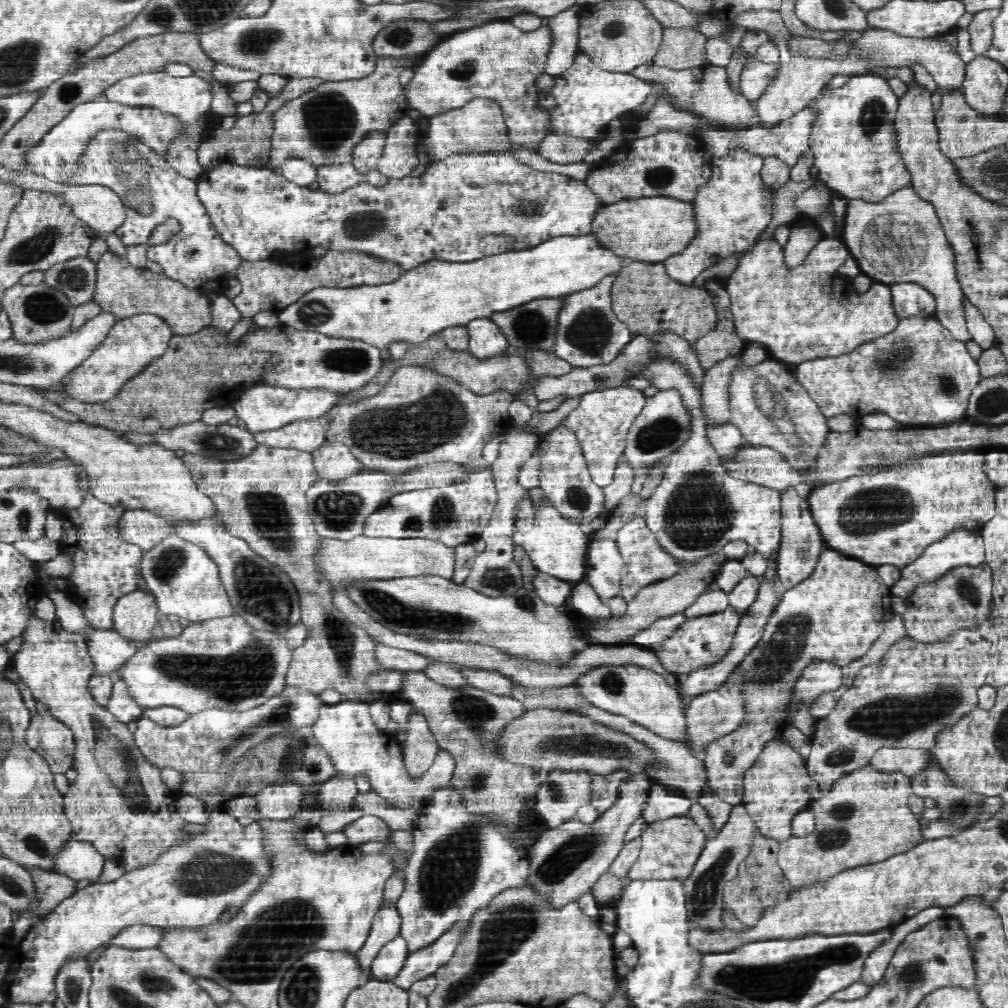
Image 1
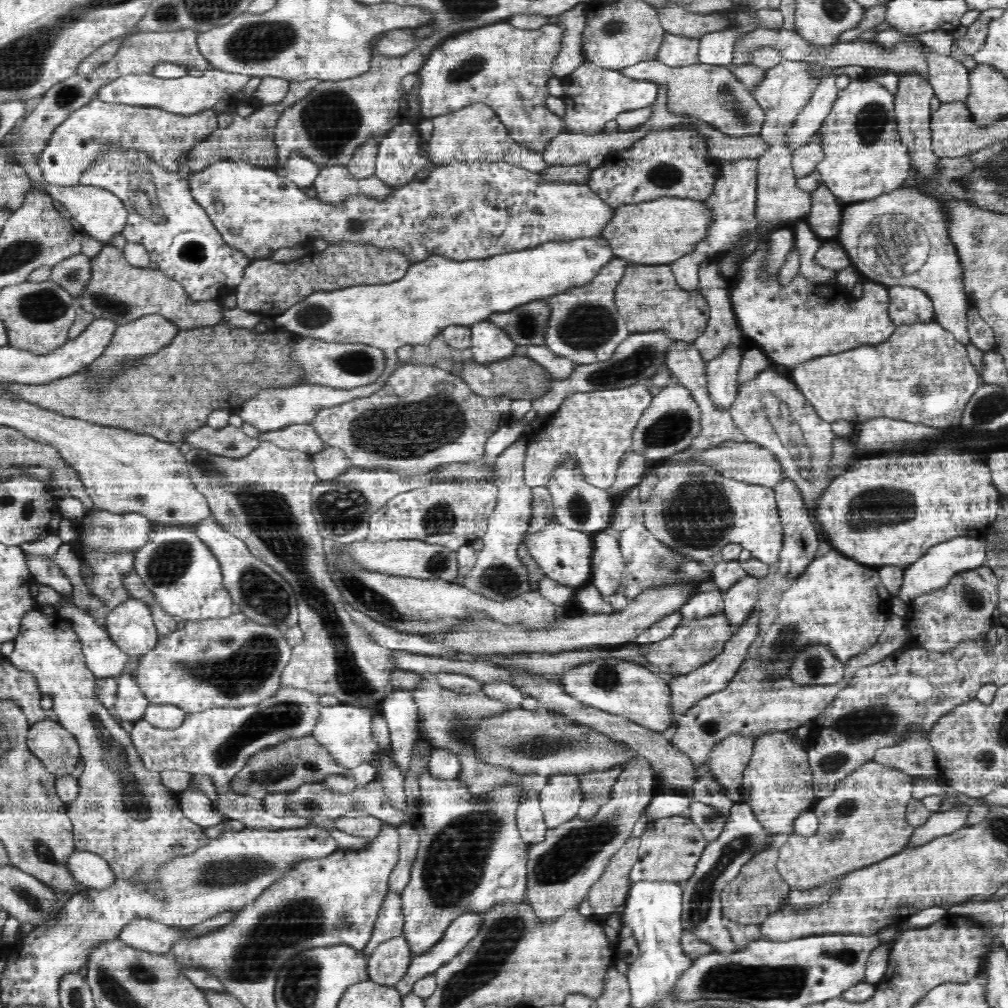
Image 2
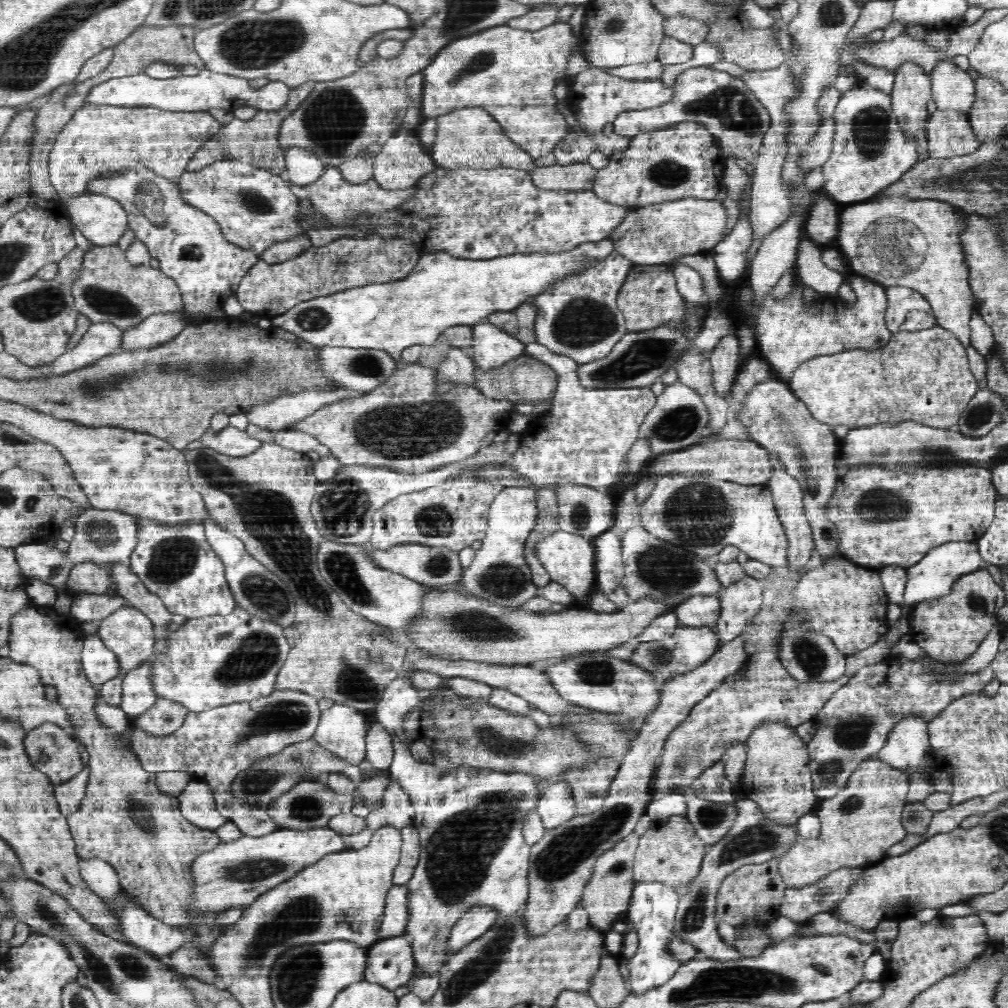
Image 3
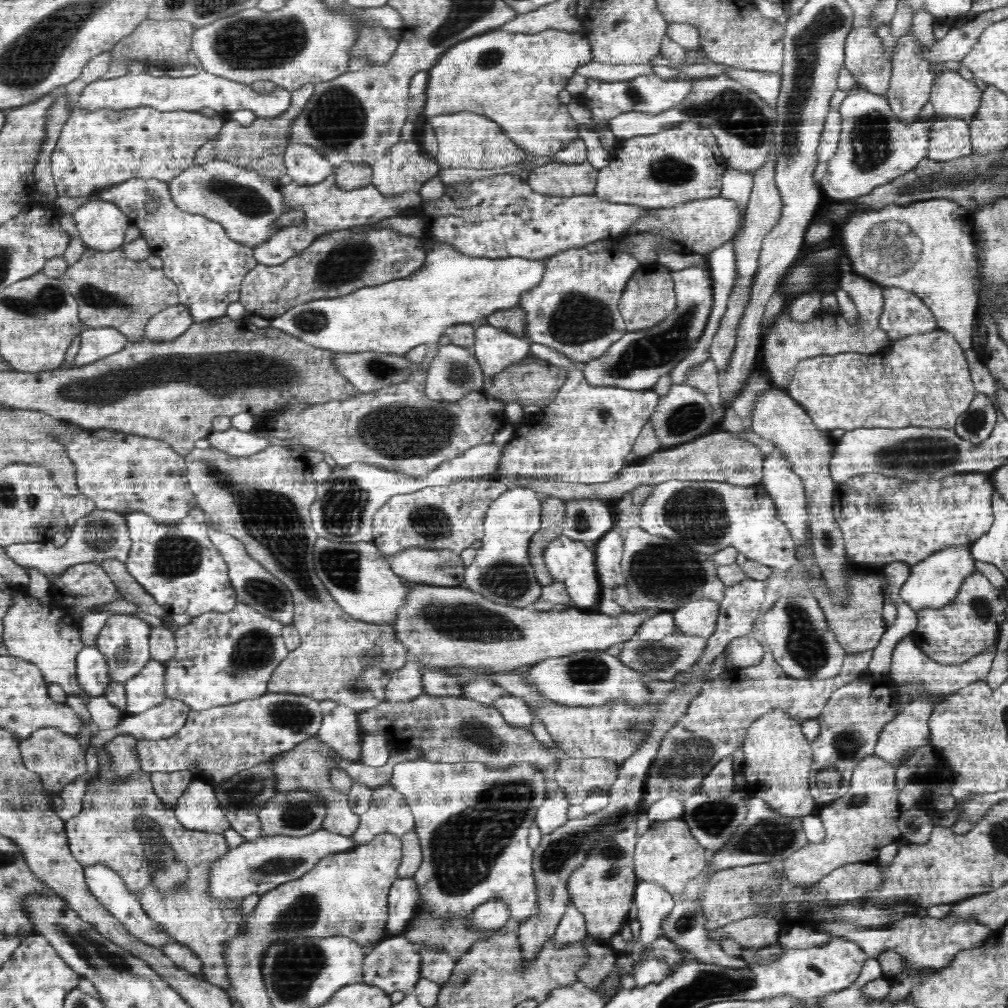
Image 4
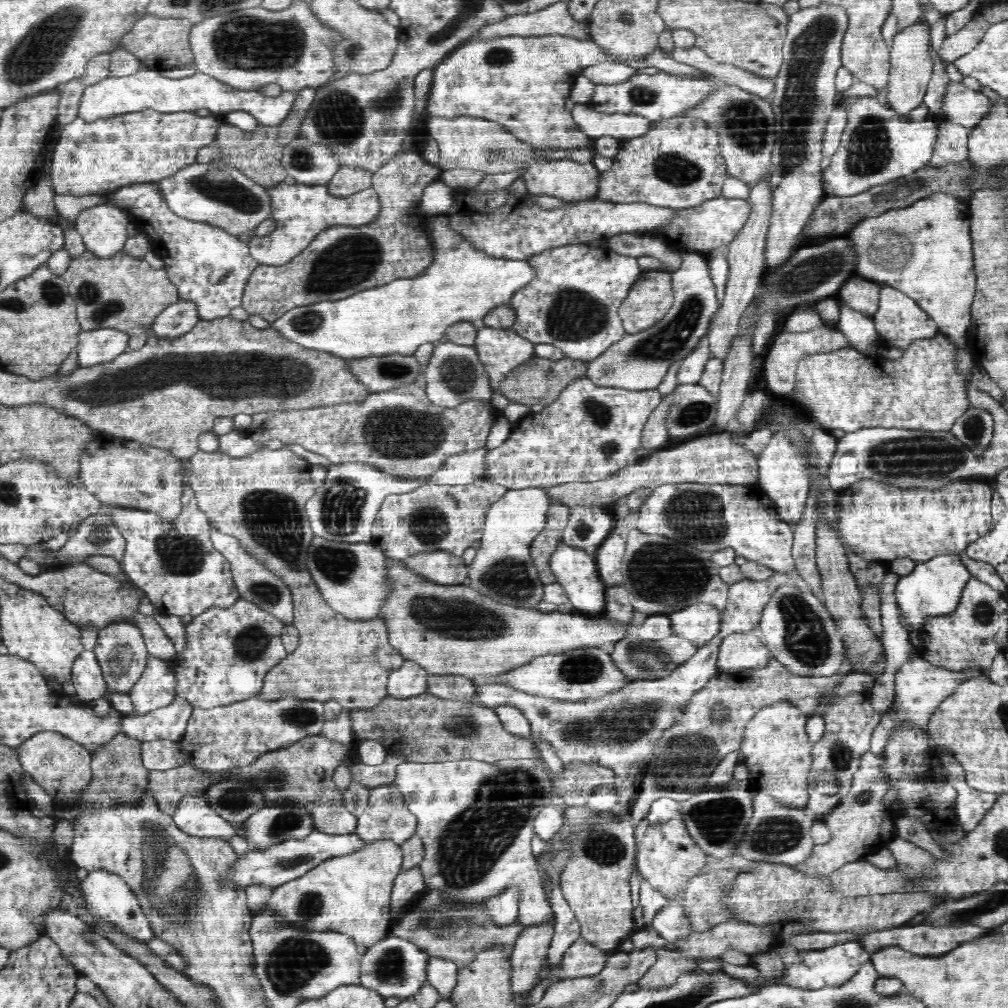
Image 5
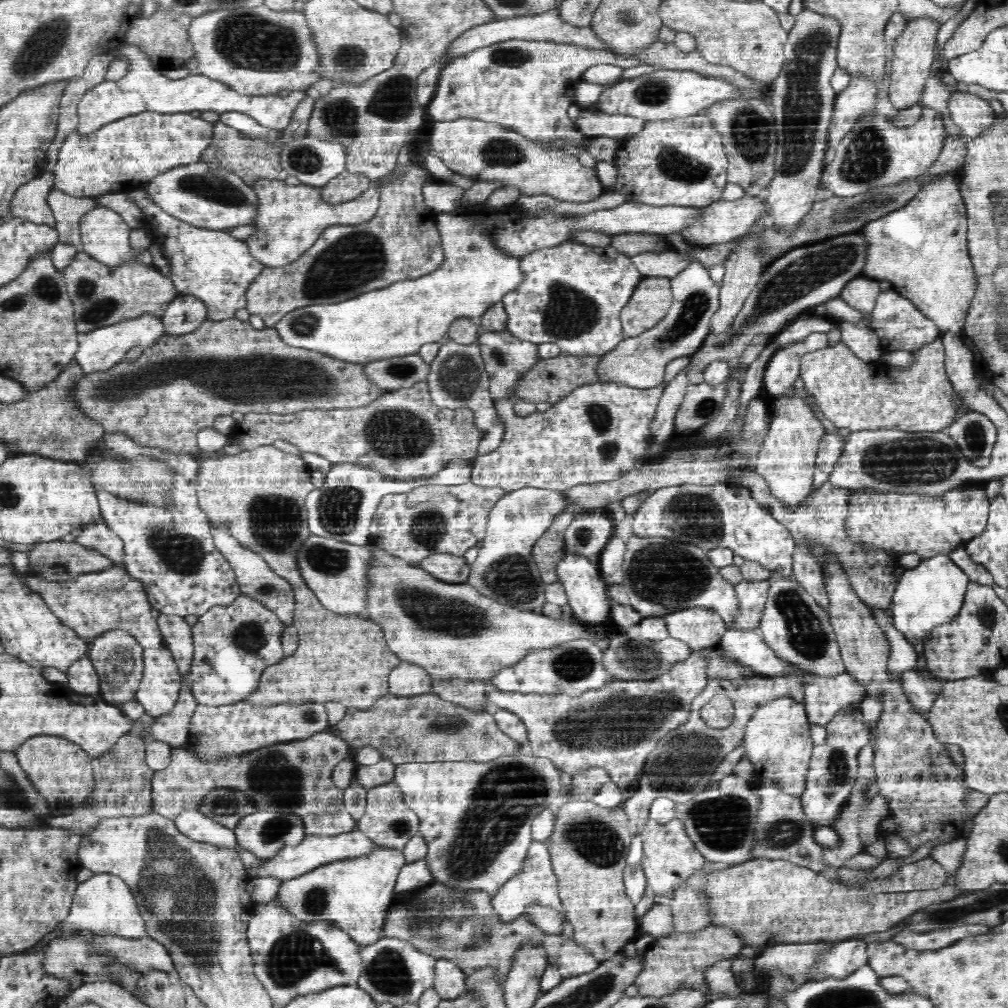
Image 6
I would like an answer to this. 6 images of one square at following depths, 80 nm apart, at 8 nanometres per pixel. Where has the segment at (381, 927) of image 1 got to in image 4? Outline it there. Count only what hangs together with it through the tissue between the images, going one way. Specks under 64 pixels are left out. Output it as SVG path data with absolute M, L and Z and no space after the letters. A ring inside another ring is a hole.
M398 878L390 887L388 895L388 935L400 935L405 926L416 915L415 902L418 901L418 890L415 879Z

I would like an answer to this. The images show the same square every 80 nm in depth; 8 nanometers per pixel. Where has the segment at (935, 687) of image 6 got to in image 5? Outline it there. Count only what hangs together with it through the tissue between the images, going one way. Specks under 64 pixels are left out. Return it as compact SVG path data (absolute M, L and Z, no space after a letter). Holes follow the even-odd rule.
M910 644L912 654L910 660L904 662L894 678L895 698L893 704L896 704L897 710L890 714L886 714L882 718L880 724L873 732L870 751L878 756L884 755L884 748L888 746L888 740L892 736L894 729L901 727L904 723L912 723L916 727L920 727L923 732L927 732L930 715L938 708L938 705L948 696L953 693L953 690L965 680L985 676L985 668L974 666L974 668L966 668L960 672L952 672L939 666L934 666L923 659L919 649L916 649Z

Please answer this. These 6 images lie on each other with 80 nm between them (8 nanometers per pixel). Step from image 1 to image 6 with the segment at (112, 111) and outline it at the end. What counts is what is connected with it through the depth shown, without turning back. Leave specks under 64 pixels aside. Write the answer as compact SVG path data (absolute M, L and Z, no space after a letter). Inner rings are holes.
M142 111L135 115L124 116L120 120L108 122L90 136L82 136L80 129L66 134L62 148L58 152L58 160L54 166L54 184L56 189L78 198L97 197L111 192L128 192L151 181L154 176L201 161L202 152L208 148L212 140L213 124L191 113L177 112L162 114L154 111Z

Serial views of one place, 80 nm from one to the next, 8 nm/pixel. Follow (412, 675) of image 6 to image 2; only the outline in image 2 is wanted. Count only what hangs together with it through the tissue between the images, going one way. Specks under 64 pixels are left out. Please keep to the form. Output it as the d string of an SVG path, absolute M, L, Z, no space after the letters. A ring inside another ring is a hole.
M391 687L377 708L384 720L387 720L391 748L394 749L394 765L398 765L398 769L402 770L402 777L406 778L408 769L411 768L414 742L418 738L418 711L411 690ZM428 769L418 780L419 799L413 804L412 824L418 831L419 847L416 860L411 865L411 880L401 892L404 915L403 935L410 950L420 956L434 948L444 936L446 929L460 915L467 912L486 912L503 901L527 900L527 862L529 845L521 839L516 816L519 805L528 791L526 787L516 787L506 783L496 791L490 791L489 798L476 802L459 778L436 780Z

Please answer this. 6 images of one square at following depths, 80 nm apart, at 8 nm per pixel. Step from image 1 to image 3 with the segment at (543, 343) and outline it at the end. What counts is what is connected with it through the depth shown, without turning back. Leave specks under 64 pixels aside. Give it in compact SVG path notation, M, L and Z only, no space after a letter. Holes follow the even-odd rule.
M524 302L508 312L498 312L488 316L486 321L510 334L523 343L537 342L537 320L540 309L533 303Z

